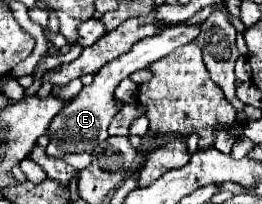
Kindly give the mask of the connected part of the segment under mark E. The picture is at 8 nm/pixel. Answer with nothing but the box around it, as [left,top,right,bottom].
[45,24,201,170]

